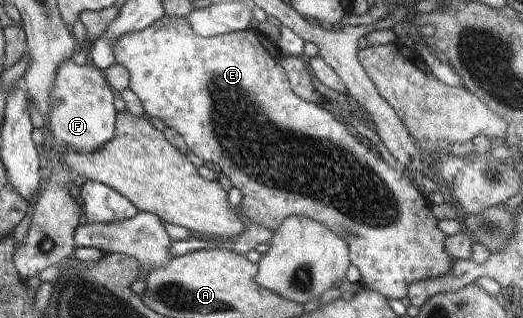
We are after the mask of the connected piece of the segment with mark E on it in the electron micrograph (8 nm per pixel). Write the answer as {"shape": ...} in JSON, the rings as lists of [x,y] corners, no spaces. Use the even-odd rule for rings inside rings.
{"shape":[[[164,16],[162,19],[153,22],[149,27],[145,27],[145,29],[121,34],[121,37],[115,41],[115,45],[111,47],[111,52],[115,63],[127,69],[129,75],[128,89],[139,98],[144,114],[160,123],[162,127],[177,131],[188,150],[195,157],[203,162],[213,161],[219,167],[220,173],[229,180],[230,186],[239,191],[241,198],[237,205],[237,212],[246,224],[250,222],[259,223],[259,225],[267,227],[274,233],[282,224],[282,221],[292,215],[302,215],[303,217],[310,217],[313,221],[318,221],[321,225],[325,225],[331,233],[346,240],[351,265],[355,265],[360,273],[360,285],[364,289],[383,294],[385,298],[401,299],[401,297],[406,296],[406,287],[412,281],[446,274],[450,270],[450,263],[454,259],[447,256],[443,251],[442,245],[445,235],[435,227],[437,221],[433,219],[433,213],[429,211],[429,203],[427,203],[427,209],[425,209],[425,199],[411,187],[409,180],[405,179],[407,171],[401,175],[400,171],[387,167],[381,161],[381,155],[377,151],[373,153],[371,149],[361,145],[353,135],[349,135],[345,131],[343,123],[335,121],[335,117],[331,113],[317,107],[317,104],[313,104],[313,102],[305,103],[305,100],[301,101],[297,95],[293,95],[291,89],[289,89],[287,77],[285,77],[285,73],[279,65],[281,55],[275,49],[275,43],[271,47],[273,55],[271,55],[269,49],[265,49],[265,45],[269,45],[269,41],[263,35],[257,35],[257,31],[253,29],[235,31],[214,37],[199,37],[199,34],[196,34],[187,23],[186,18]]]}

